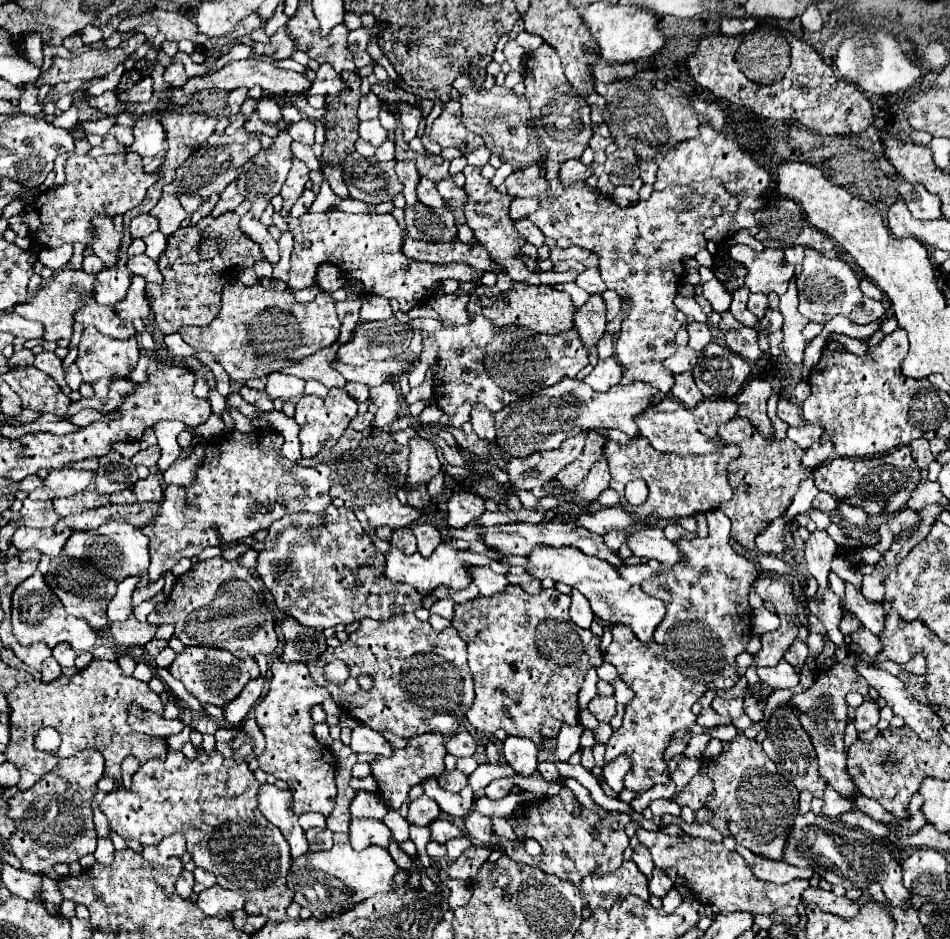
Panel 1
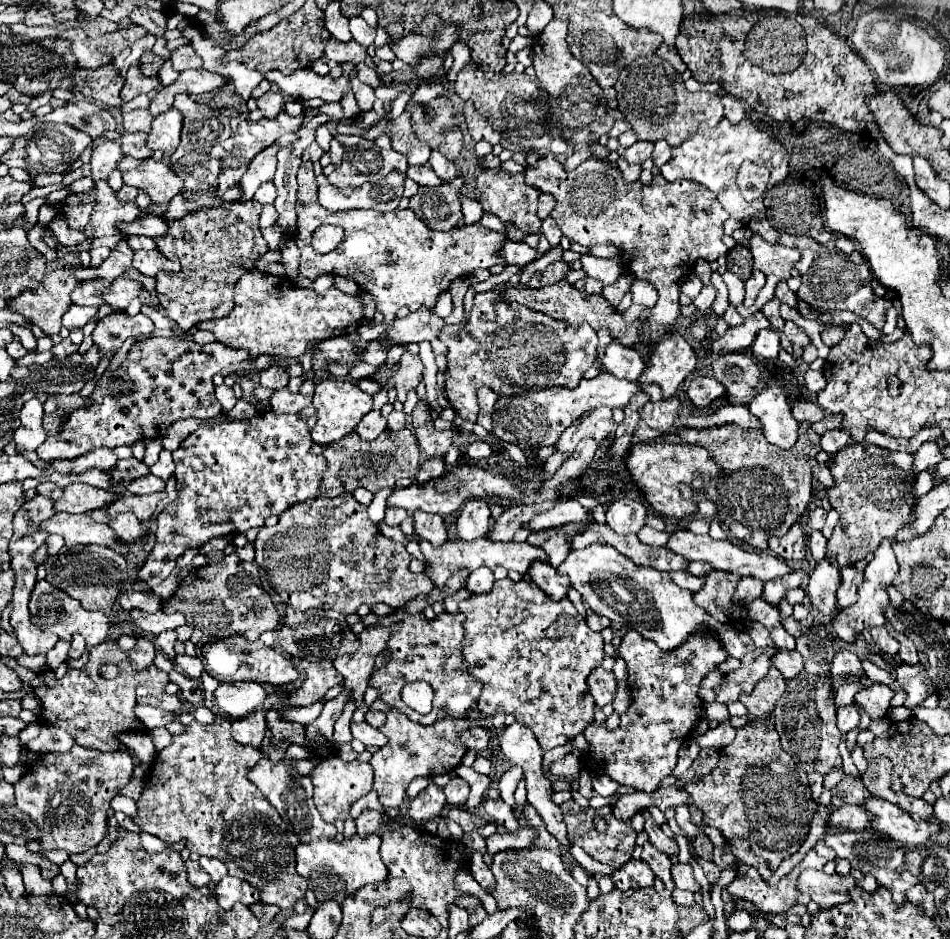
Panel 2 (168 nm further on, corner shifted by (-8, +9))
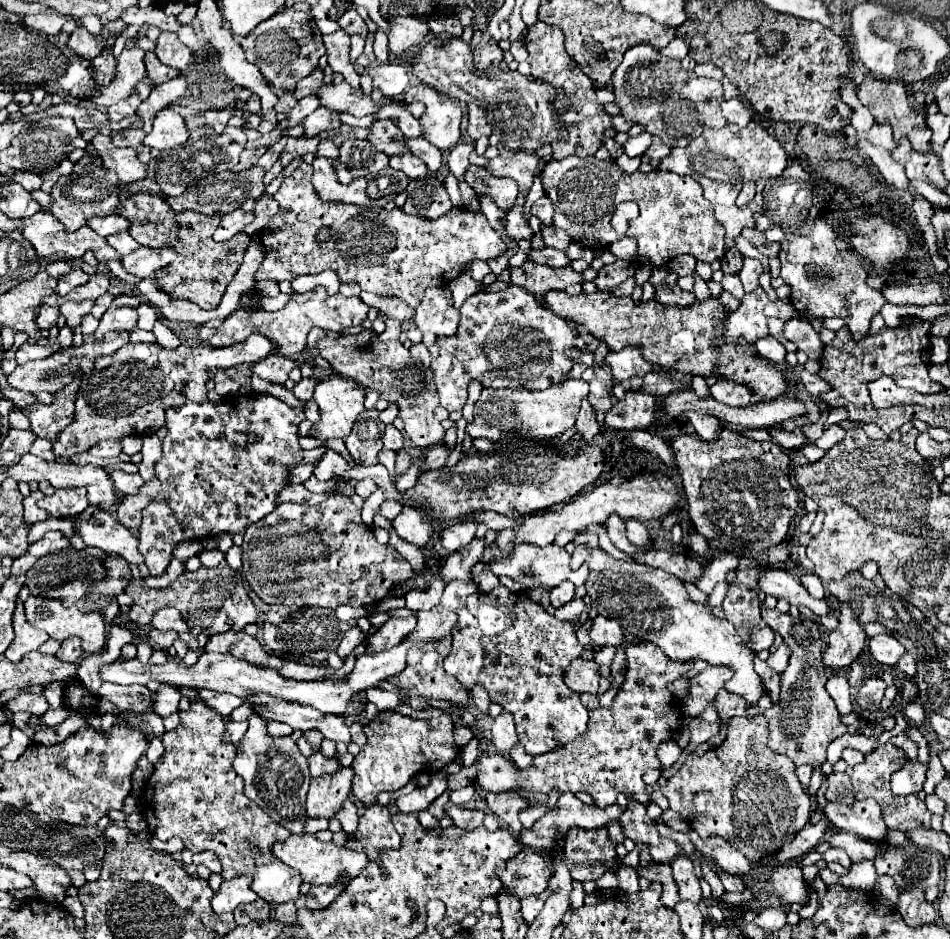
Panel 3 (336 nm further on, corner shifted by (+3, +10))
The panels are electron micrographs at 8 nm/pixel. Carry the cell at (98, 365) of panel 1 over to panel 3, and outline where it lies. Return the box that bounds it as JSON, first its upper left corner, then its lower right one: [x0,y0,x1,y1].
[94,306,136,338]

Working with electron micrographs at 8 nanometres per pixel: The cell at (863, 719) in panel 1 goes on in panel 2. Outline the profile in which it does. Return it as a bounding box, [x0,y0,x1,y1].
[855,683,895,719]

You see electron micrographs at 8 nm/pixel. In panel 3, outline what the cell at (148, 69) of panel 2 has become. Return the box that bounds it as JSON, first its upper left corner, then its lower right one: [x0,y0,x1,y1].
[144,52,180,84]

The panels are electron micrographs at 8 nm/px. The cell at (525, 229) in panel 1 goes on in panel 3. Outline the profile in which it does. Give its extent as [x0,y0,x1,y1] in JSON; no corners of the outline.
[540,224,572,250]

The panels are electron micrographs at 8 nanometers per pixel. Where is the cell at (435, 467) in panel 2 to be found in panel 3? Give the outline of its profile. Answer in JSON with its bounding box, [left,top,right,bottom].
[422,444,448,470]

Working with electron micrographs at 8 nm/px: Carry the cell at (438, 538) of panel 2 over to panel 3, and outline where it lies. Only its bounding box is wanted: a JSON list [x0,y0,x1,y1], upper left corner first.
[392,506,434,548]

